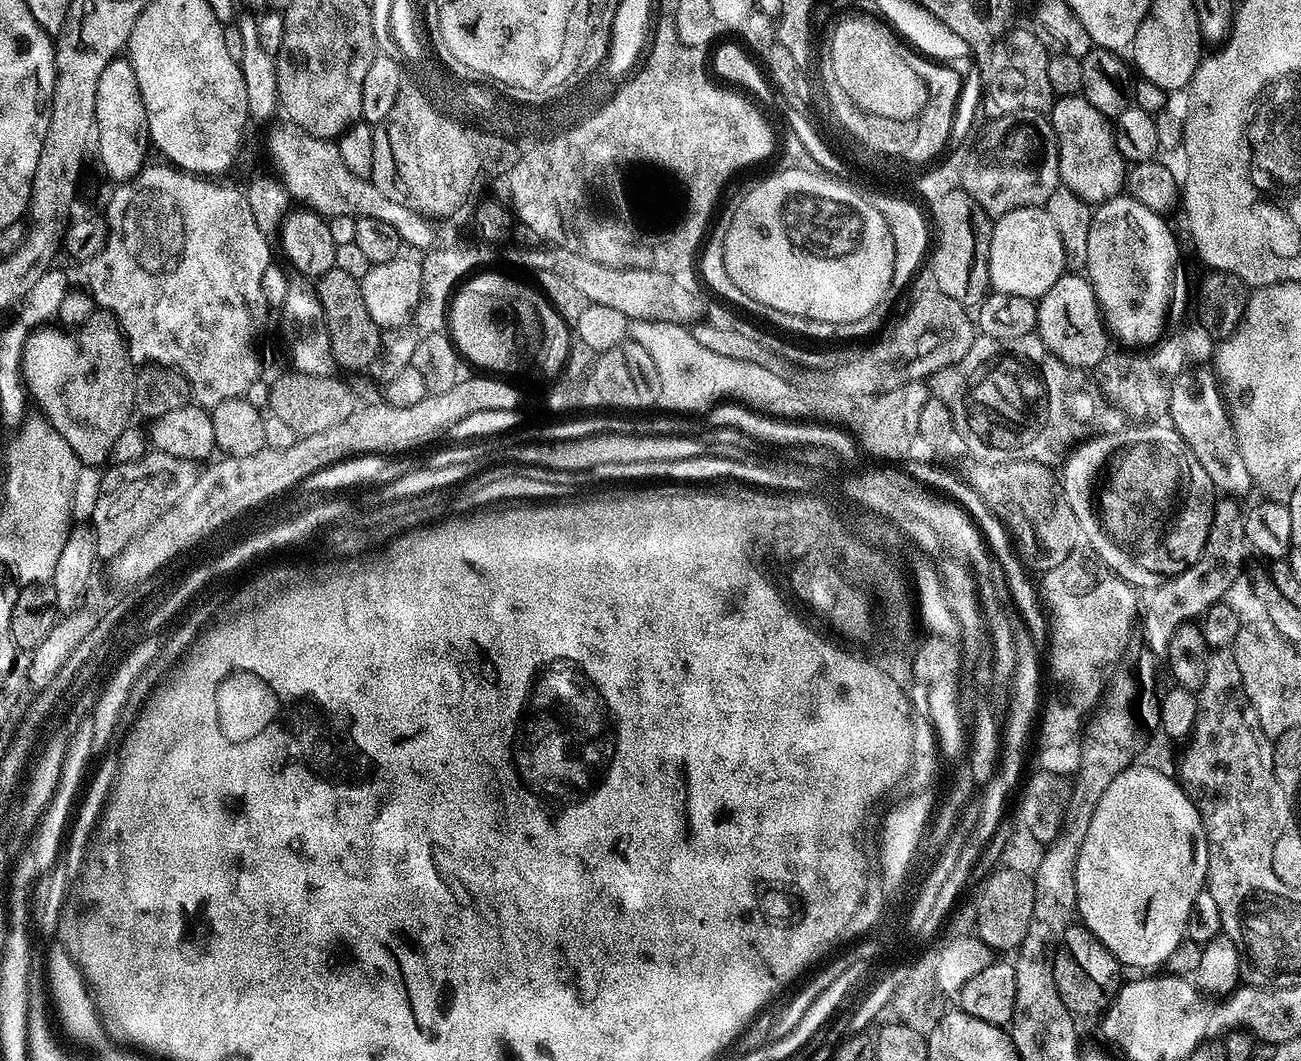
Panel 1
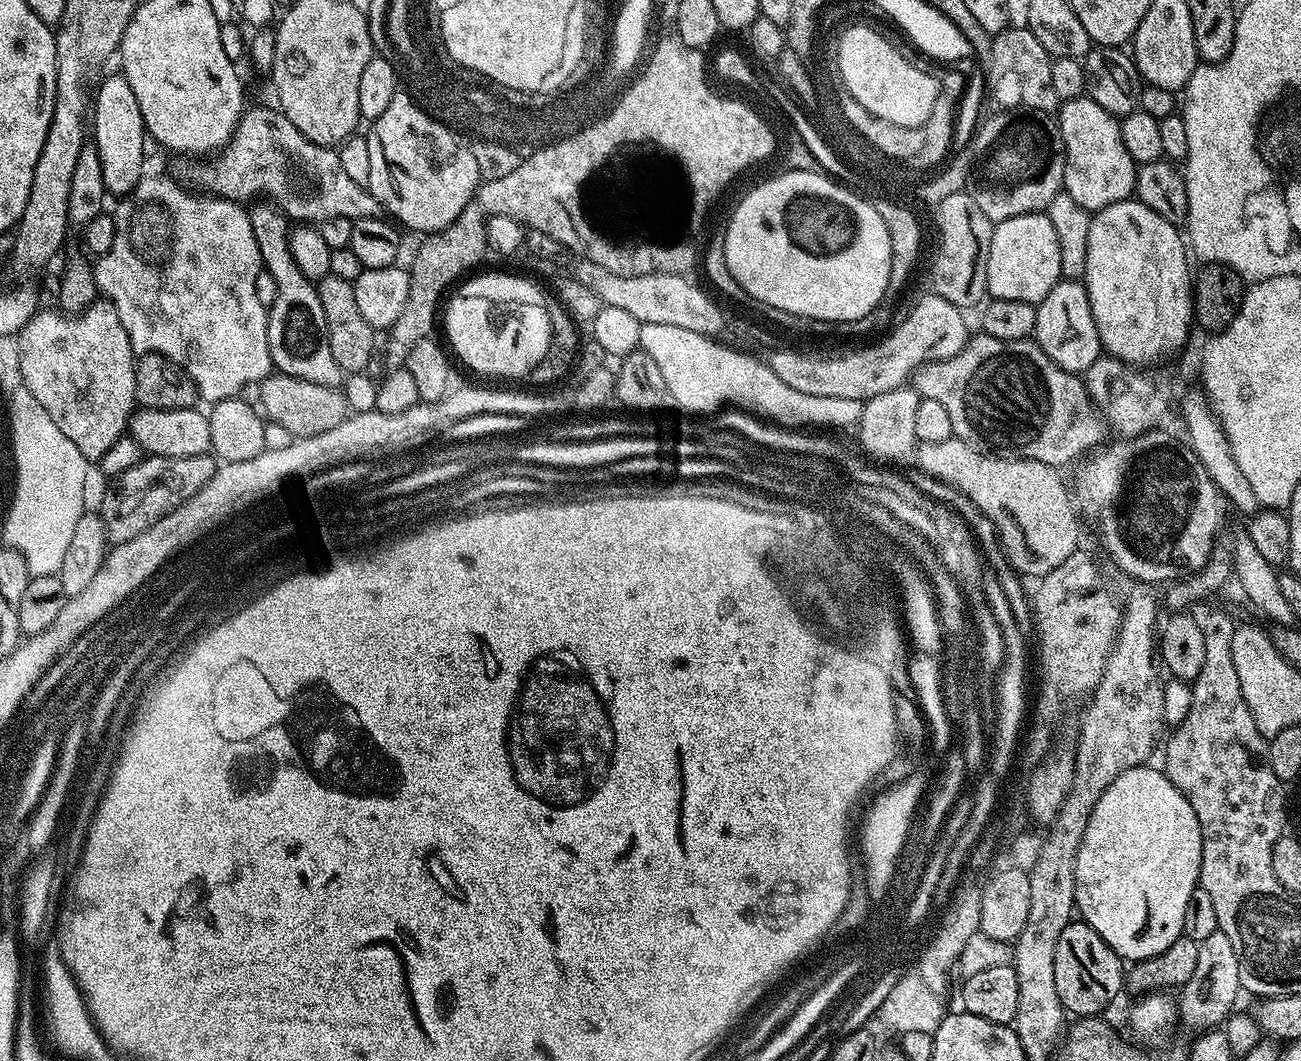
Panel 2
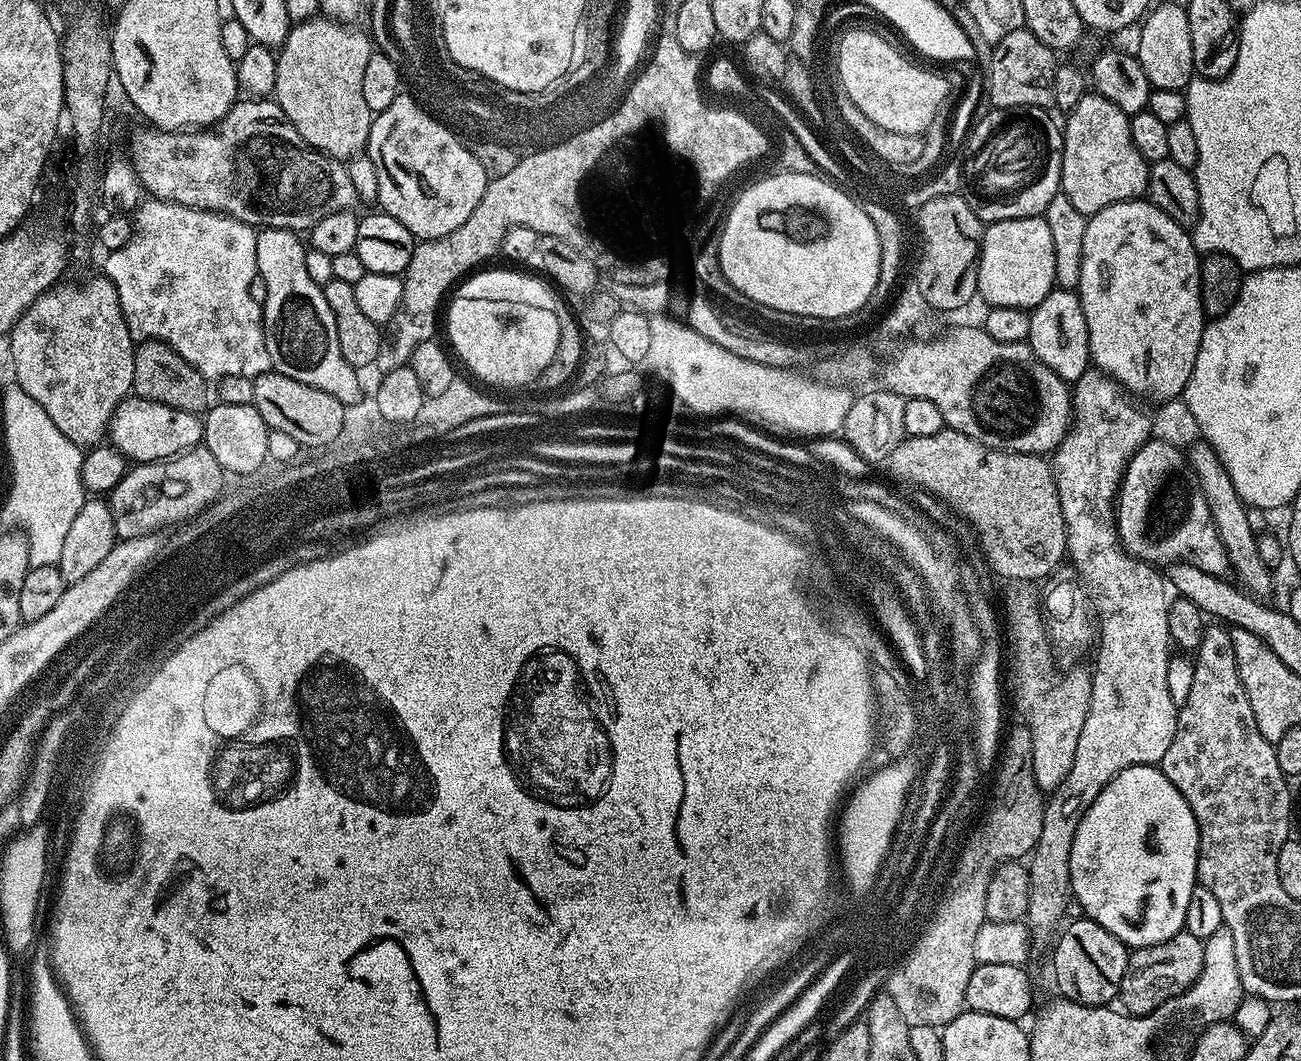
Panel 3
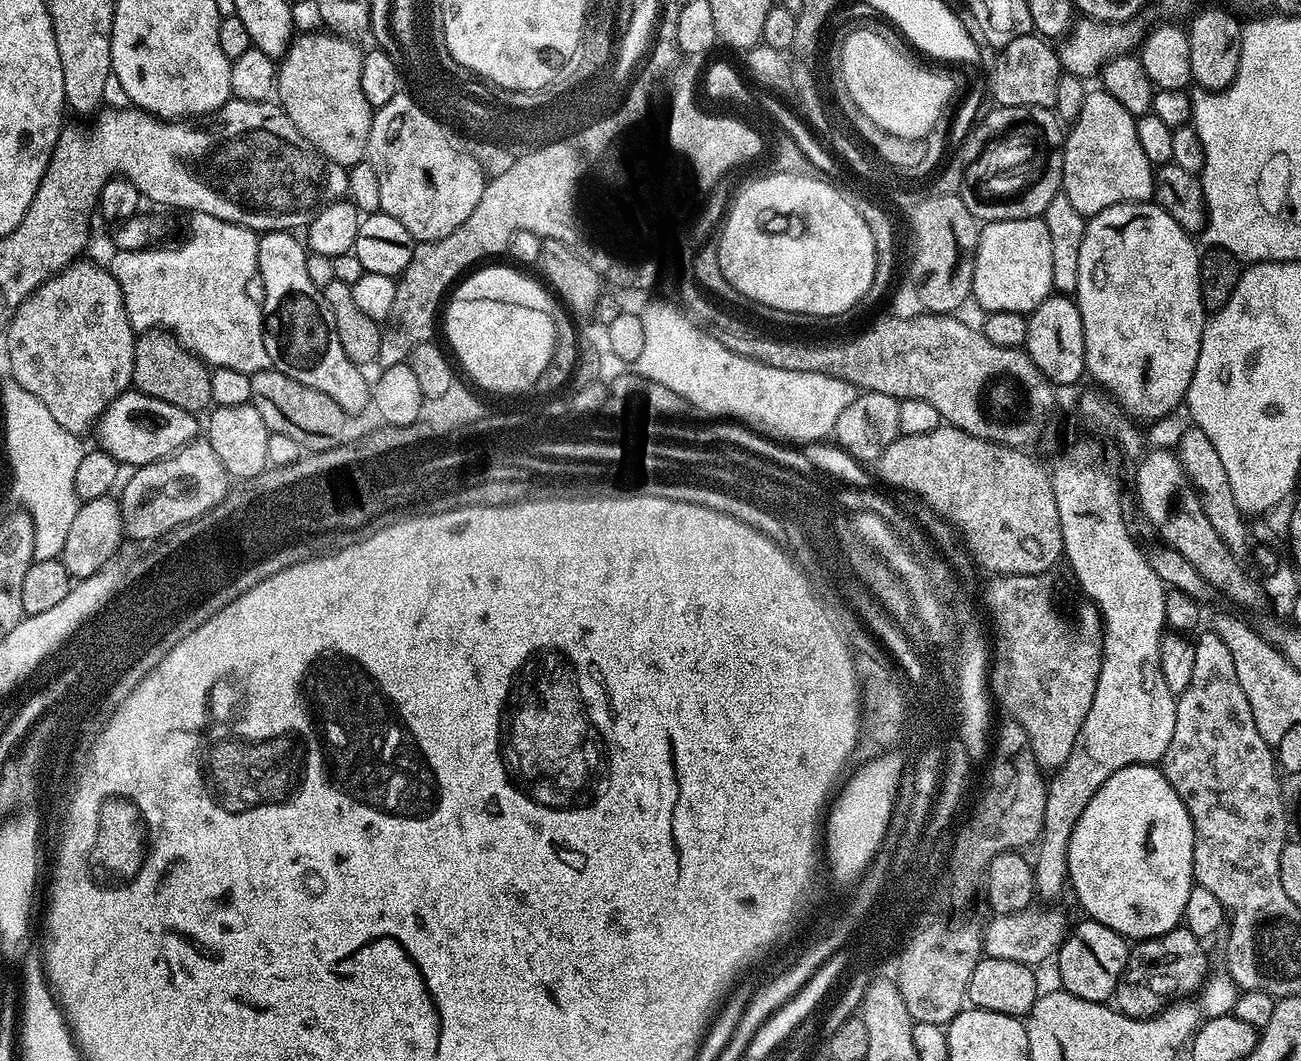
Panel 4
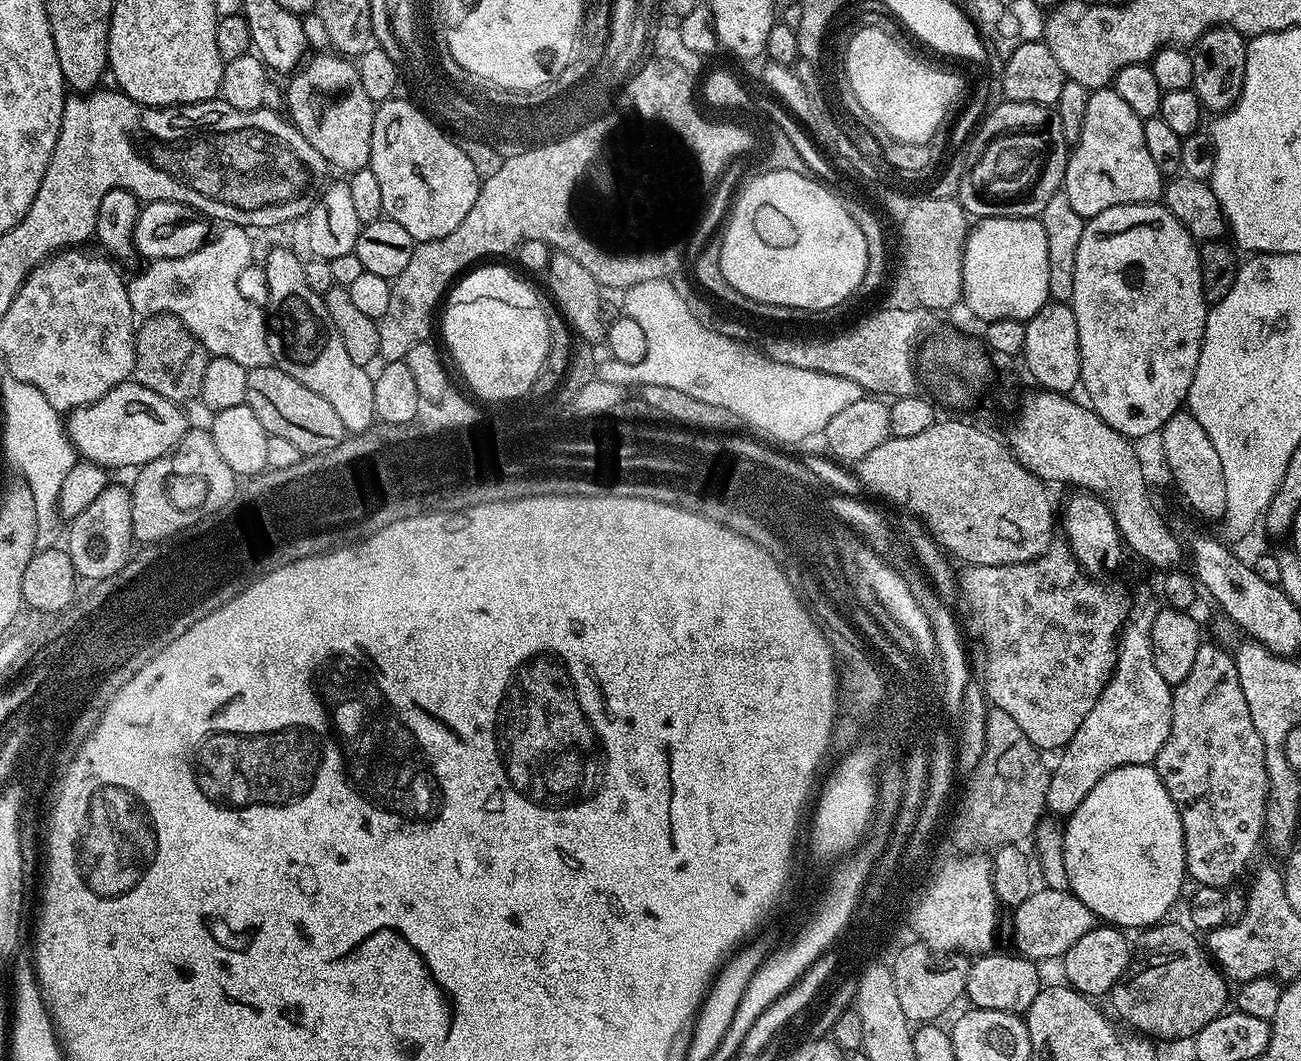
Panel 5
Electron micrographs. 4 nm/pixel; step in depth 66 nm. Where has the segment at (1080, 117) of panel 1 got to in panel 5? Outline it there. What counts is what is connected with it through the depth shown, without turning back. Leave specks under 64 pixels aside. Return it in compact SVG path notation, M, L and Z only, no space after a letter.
M1115 87L1097 88L1089 91L1086 102L1086 118L1082 126L1080 140L1068 153L1068 165L1064 175L1063 192L1070 198L1070 206L1078 210L1078 214L1091 218L1102 214L1102 210L1110 210L1110 206L1123 204L1154 204L1164 195L1166 180L1160 168L1150 158L1150 150L1146 150L1146 134L1144 121L1130 105L1116 93Z

